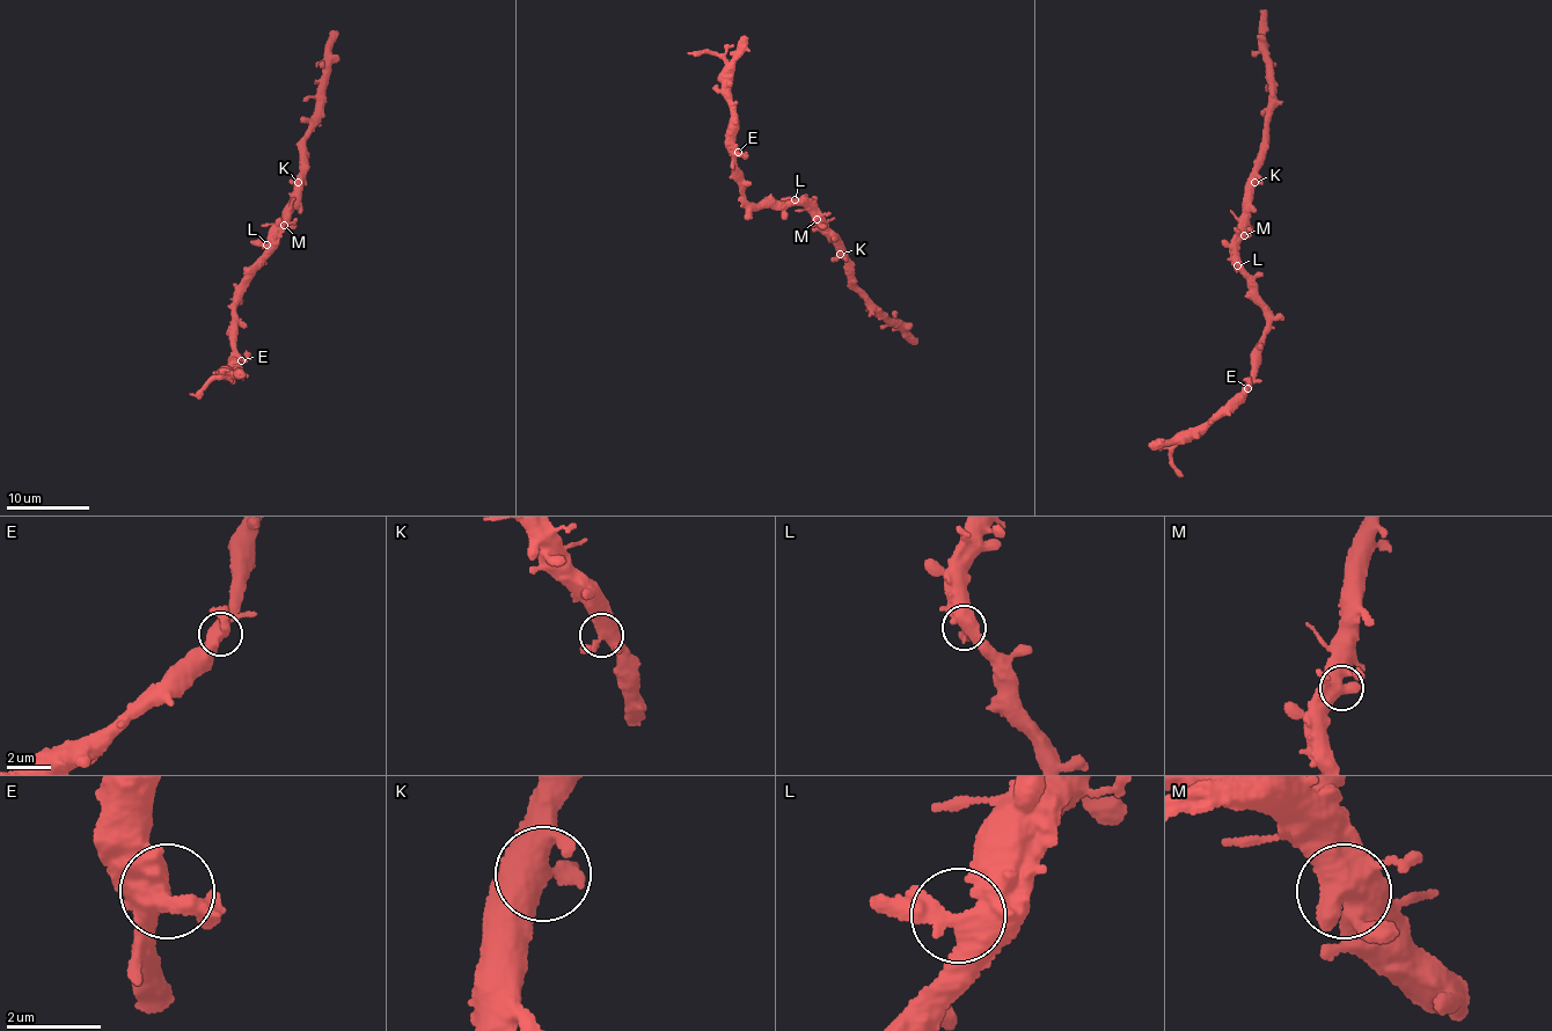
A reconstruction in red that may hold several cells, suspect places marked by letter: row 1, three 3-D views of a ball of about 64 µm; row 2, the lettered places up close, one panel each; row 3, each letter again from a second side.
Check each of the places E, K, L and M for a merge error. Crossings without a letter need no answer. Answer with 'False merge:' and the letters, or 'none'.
False merge: none

